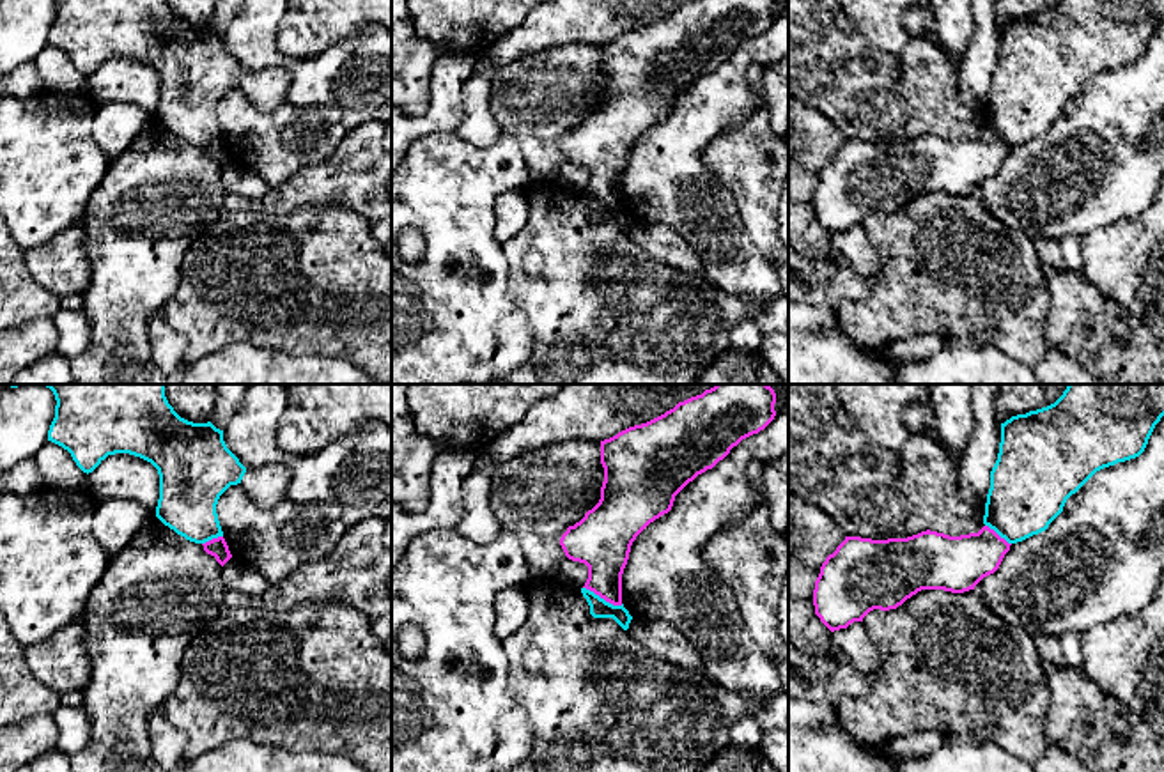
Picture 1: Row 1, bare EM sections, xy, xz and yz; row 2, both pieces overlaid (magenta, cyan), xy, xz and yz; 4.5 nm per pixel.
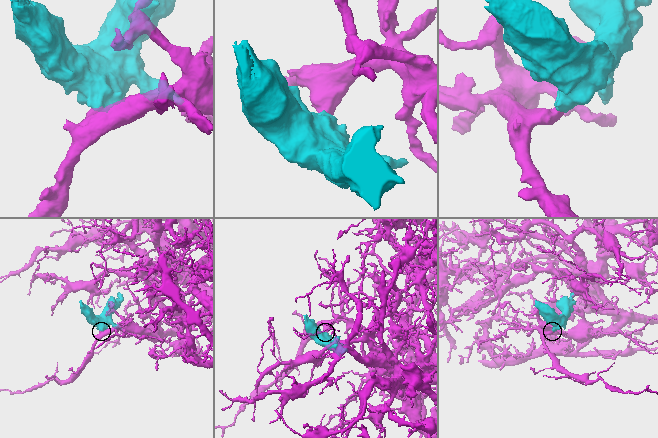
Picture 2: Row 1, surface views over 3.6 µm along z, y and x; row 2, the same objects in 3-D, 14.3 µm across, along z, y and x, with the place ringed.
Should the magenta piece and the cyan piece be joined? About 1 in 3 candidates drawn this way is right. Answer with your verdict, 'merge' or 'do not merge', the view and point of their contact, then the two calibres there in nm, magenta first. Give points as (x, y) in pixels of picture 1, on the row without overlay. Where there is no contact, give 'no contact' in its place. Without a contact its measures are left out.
do not merge; meets magenta in xz at (603, 200); 260 nm thick on the magenta side, 90 nm on the other

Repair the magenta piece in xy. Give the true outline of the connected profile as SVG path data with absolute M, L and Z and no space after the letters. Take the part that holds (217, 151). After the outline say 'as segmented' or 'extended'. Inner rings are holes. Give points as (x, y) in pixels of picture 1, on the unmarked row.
M223 140L213 142L202 149L204 149L204 154L214 159L221 170L232 161Z; as segmented

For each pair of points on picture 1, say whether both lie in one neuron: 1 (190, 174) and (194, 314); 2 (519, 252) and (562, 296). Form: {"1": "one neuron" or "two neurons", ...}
{"1": "two neurons", "2": "one neuron"}

